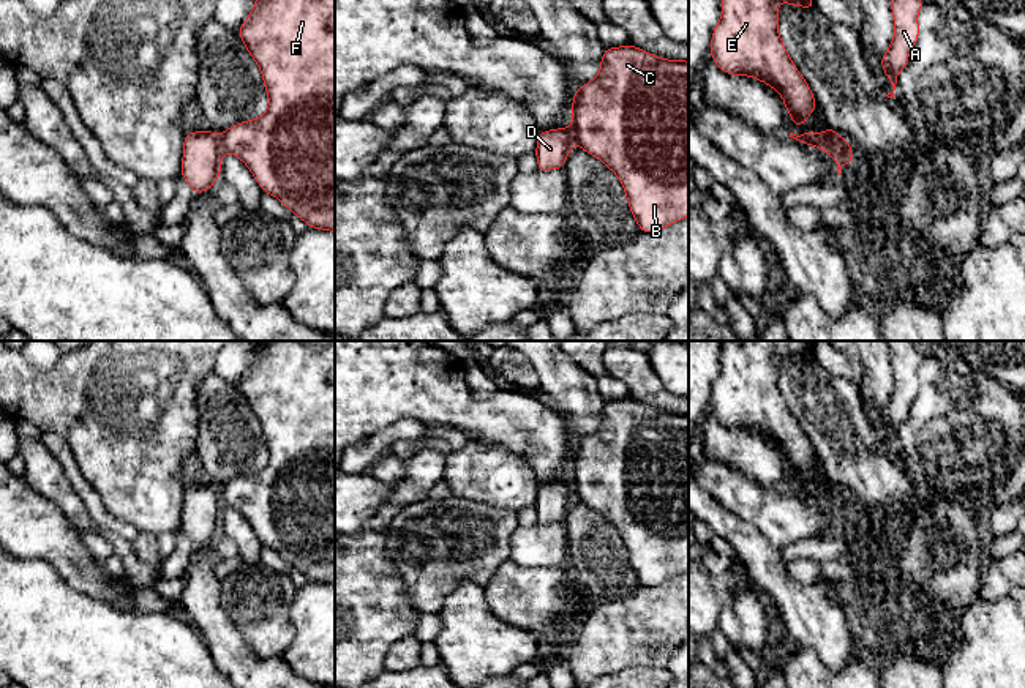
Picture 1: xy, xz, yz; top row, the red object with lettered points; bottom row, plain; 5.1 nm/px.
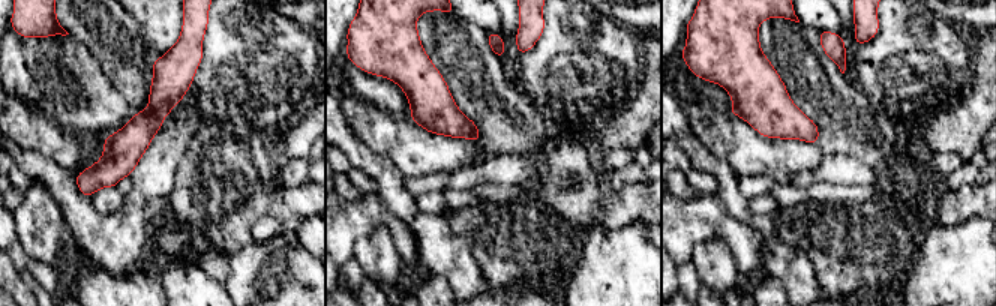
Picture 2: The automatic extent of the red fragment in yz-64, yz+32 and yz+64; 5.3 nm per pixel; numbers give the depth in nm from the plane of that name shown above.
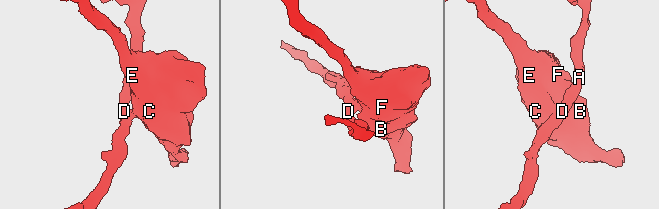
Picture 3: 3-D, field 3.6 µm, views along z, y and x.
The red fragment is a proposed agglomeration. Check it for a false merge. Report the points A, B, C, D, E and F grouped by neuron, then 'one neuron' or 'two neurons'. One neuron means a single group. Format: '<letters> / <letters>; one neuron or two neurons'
A D / B C E F; two neurons

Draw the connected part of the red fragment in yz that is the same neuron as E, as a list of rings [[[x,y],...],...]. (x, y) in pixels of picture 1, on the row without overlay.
[[[722,341],[722,369],[714,380],[709,404],[725,428],[753,431],[774,442],[796,480],[802,480],[812,469],[817,453],[780,393],[777,358],[785,355],[812,363],[812,344],[813,341]]]

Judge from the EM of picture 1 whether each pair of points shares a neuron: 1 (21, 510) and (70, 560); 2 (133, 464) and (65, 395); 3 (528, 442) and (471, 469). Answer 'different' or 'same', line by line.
1: same
2: same
3: different

